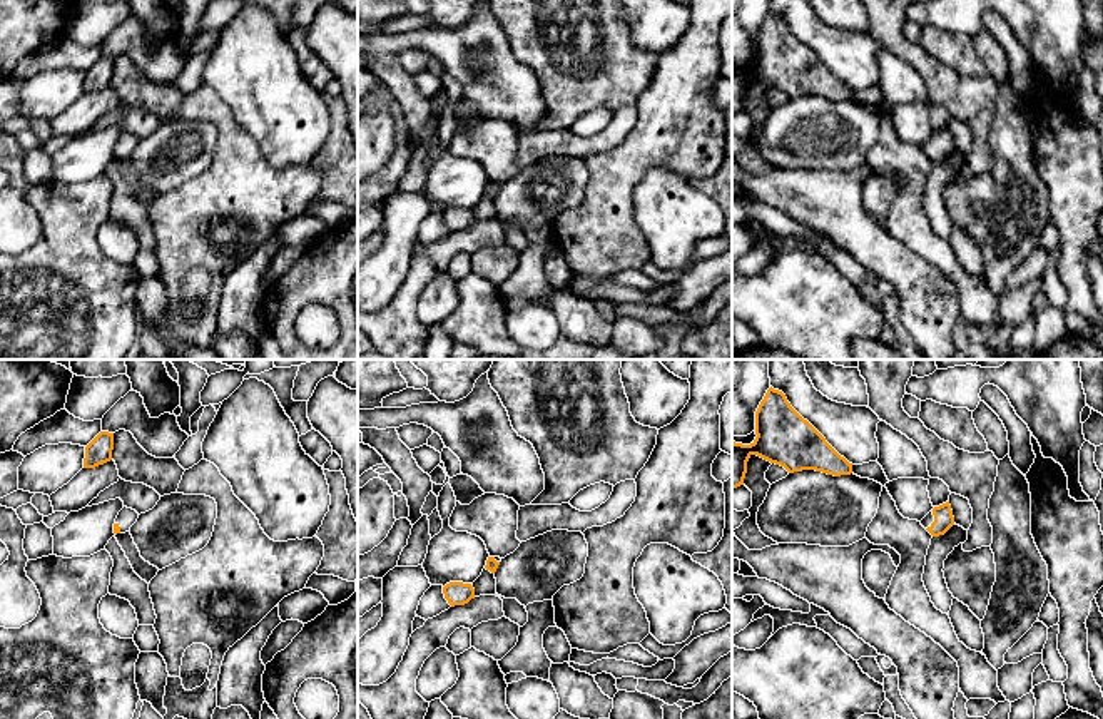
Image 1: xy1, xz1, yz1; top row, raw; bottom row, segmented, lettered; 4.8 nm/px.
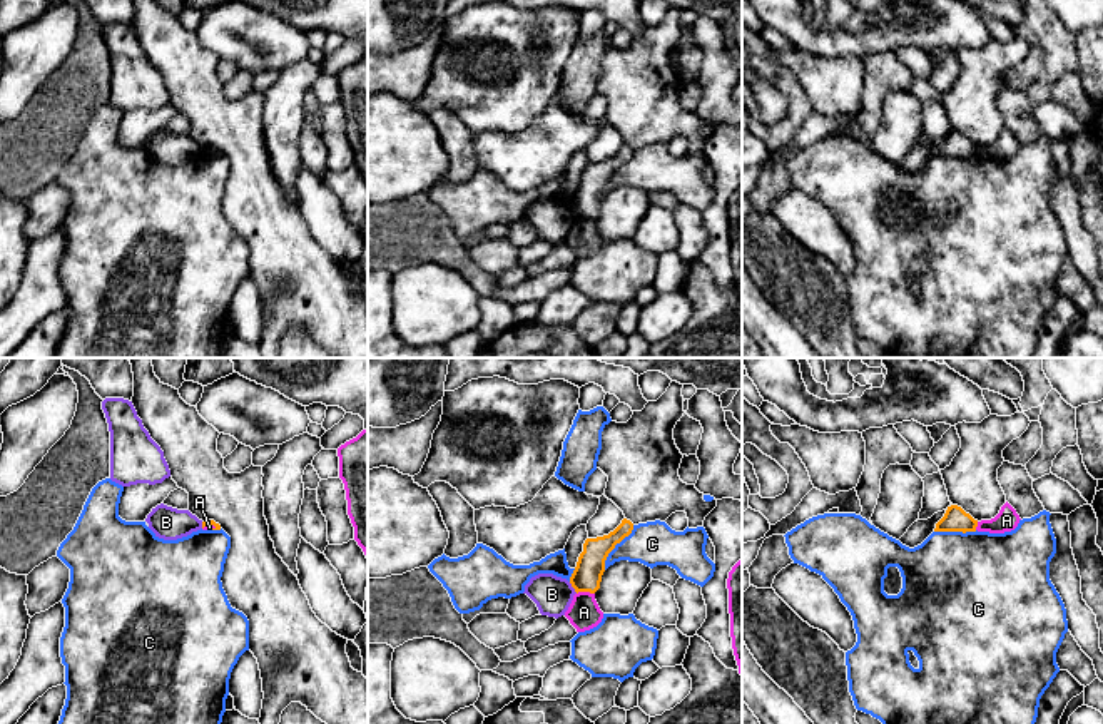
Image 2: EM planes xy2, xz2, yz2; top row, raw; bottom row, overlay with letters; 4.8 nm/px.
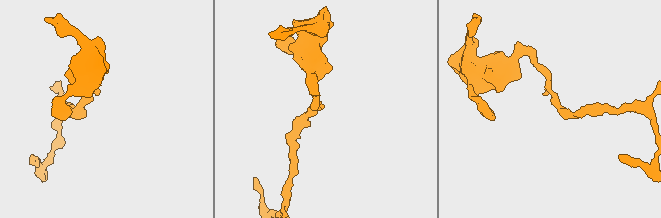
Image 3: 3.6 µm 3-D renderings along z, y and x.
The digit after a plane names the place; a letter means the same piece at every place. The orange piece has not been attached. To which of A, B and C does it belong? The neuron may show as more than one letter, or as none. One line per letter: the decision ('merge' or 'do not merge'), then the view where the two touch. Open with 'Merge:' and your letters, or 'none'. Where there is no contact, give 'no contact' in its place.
Merge: none
A: do not merge | xz2
B: do not merge | xz2
C: do not merge | xz2

